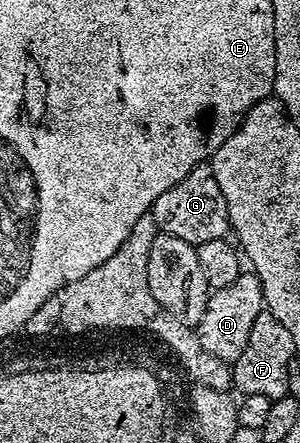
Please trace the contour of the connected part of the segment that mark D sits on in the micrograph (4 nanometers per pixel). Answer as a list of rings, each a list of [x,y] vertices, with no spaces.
[[[242,273],[230,285],[215,288],[208,296],[208,304],[199,324],[194,328],[197,341],[202,351],[212,353],[215,357],[229,365],[242,357],[242,349],[246,349],[246,341],[250,338],[250,325],[254,325],[254,317],[265,310],[264,290],[255,273]]]

